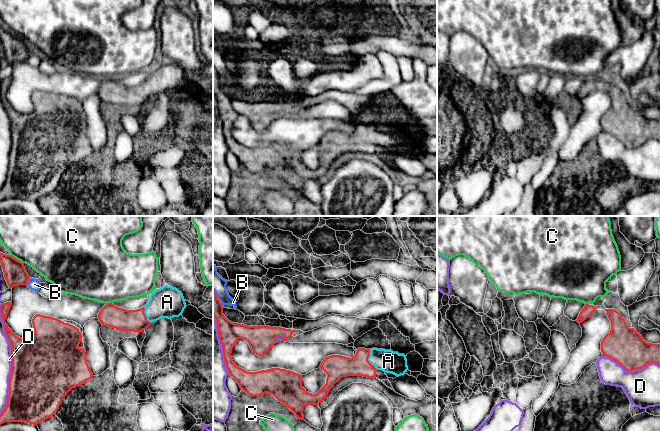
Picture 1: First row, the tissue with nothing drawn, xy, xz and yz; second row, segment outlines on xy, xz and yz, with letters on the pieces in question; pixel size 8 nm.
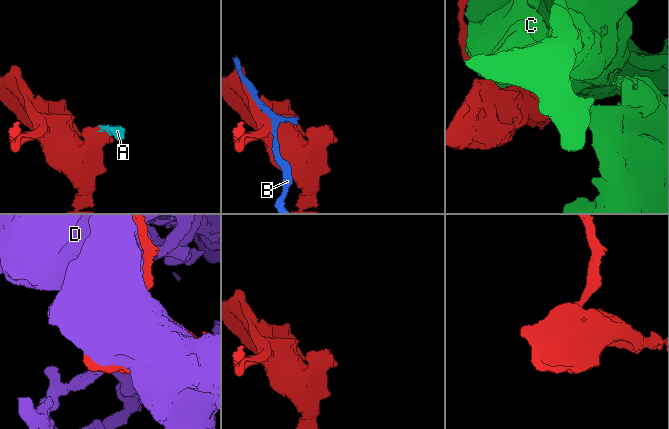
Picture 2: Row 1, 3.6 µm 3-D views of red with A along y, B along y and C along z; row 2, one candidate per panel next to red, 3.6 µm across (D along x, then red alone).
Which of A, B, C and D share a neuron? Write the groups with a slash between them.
A / B / C / D

